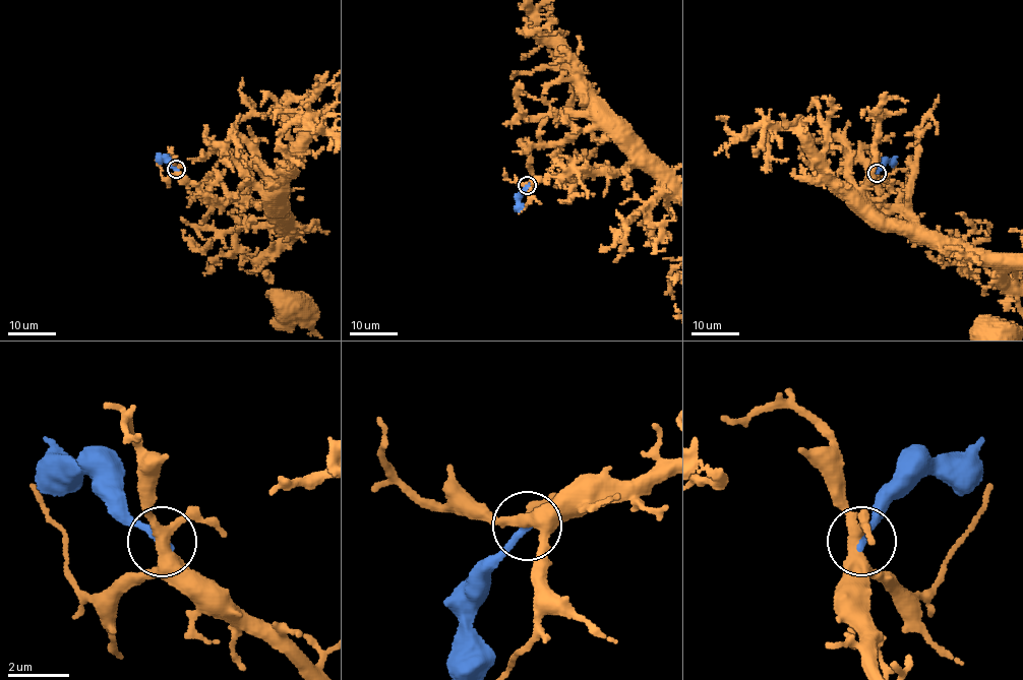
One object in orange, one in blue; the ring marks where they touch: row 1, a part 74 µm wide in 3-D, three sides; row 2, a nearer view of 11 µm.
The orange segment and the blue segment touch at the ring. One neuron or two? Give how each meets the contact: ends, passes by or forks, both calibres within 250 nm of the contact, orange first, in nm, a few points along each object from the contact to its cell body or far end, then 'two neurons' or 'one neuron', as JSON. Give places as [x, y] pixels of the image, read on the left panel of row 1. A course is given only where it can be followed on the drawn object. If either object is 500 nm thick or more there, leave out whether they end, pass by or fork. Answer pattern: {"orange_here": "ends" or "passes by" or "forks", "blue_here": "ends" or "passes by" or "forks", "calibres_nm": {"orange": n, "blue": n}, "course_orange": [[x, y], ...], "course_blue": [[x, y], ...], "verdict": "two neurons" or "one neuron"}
{"orange_here": "forks", "blue_here": "ends", "calibres_nm": {"orange": 360, "blue": 280}, "course_orange": [[176, 169], [215, 198], [238, 199], [281, 218], [284, 248], [260, 269], [282, 315], [291, 319], [292, 312]], "course_blue": [[176, 169], [158, 152]], "verdict": "two neurons"}

